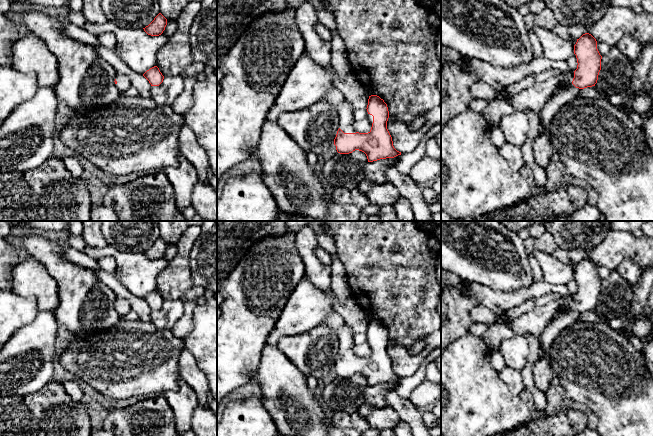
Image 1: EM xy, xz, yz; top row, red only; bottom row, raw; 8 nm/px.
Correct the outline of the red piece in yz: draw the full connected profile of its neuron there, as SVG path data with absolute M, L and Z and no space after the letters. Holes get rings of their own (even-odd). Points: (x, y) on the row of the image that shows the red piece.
M589 33L583 34L574 45L574 54L578 63L574 72L559 73L516 94L511 102L514 111L541 110L560 86L575 86L579 89L595 86L602 59L596 39Z

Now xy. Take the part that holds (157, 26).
M159 13L154 18L154 20L143 29L148 35L159 36L165 30L166 25L167 25L167 19L161 13Z

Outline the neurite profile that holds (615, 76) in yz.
M616 46L602 56L595 88L601 96L628 91L632 84L633 64Z

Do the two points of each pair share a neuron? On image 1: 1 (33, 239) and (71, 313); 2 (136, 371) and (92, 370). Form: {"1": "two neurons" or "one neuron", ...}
{"1": "one neuron", "2": "one neuron"}

